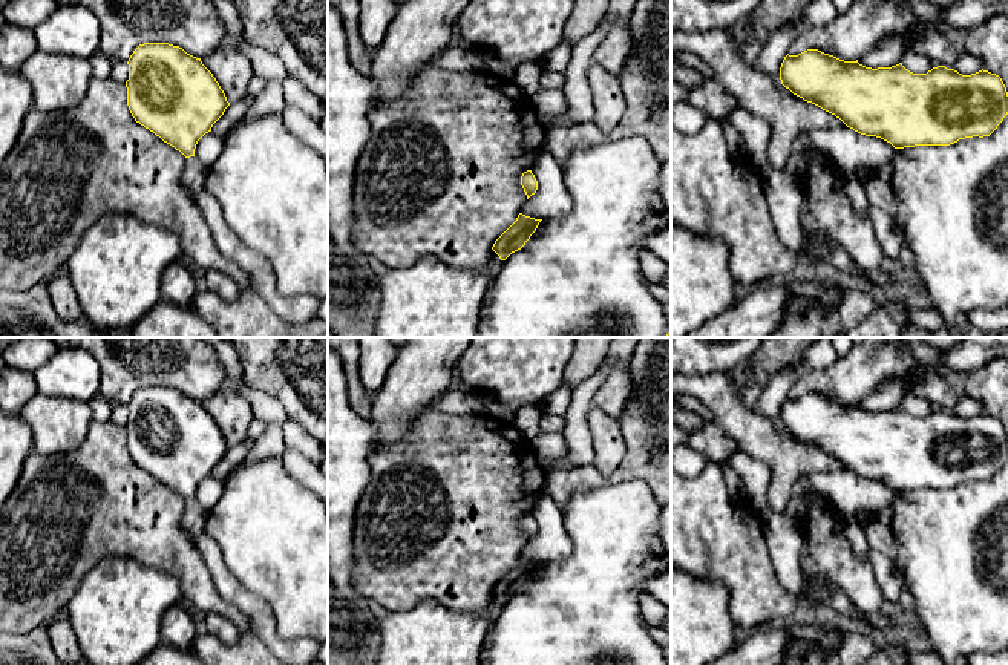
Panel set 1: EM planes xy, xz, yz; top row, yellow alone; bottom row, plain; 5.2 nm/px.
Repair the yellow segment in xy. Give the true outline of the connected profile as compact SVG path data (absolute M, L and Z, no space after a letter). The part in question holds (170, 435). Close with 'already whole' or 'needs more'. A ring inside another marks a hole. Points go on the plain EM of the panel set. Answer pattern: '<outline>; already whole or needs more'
M169 386L139 388L129 405L127 449L136 466L153 475L185 500L181 519L184 532L196 541L204 530L207 512L195 501L198 484L224 458L230 449L224 434L201 401Z; needs more

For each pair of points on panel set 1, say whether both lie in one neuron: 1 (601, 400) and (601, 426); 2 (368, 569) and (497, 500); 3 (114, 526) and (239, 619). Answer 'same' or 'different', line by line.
1: different
2: same
3: same

